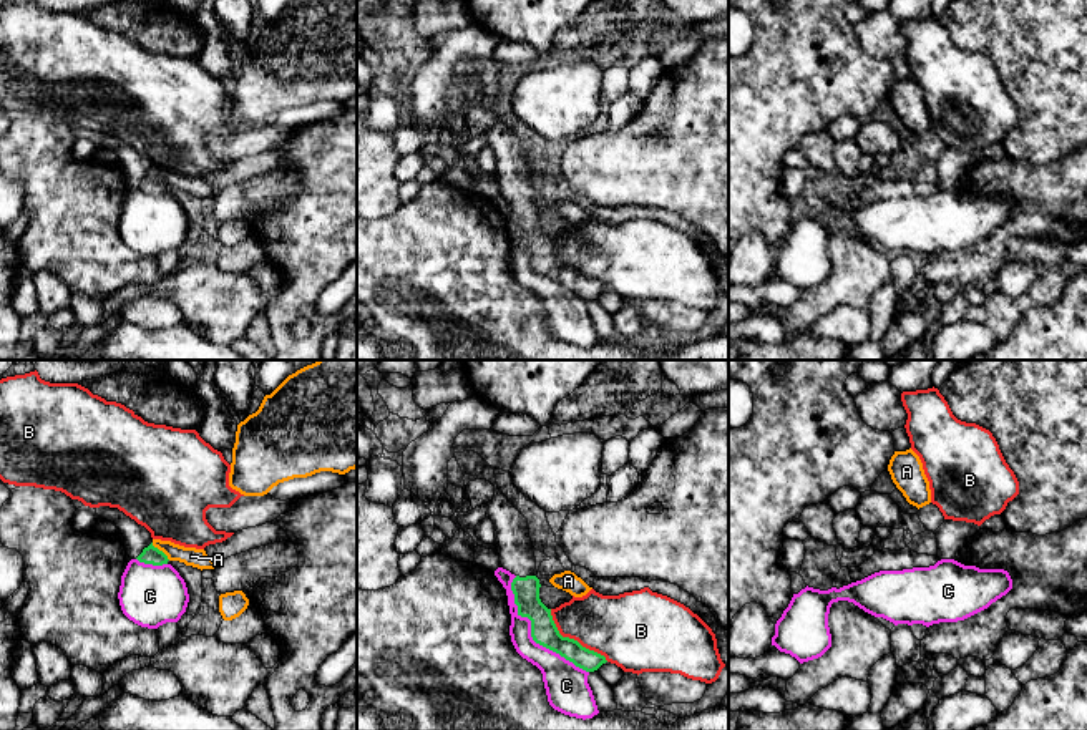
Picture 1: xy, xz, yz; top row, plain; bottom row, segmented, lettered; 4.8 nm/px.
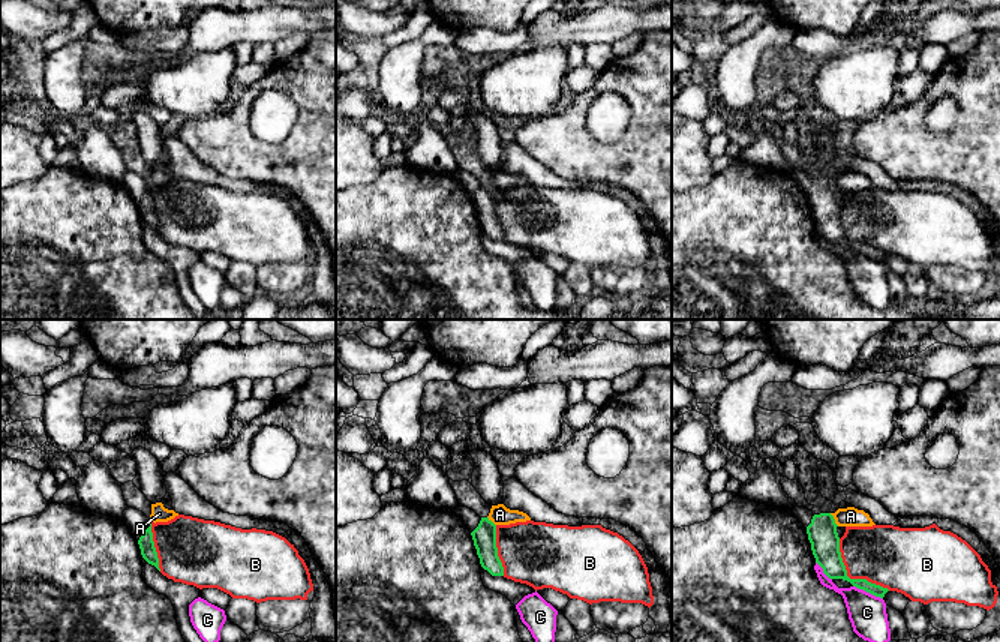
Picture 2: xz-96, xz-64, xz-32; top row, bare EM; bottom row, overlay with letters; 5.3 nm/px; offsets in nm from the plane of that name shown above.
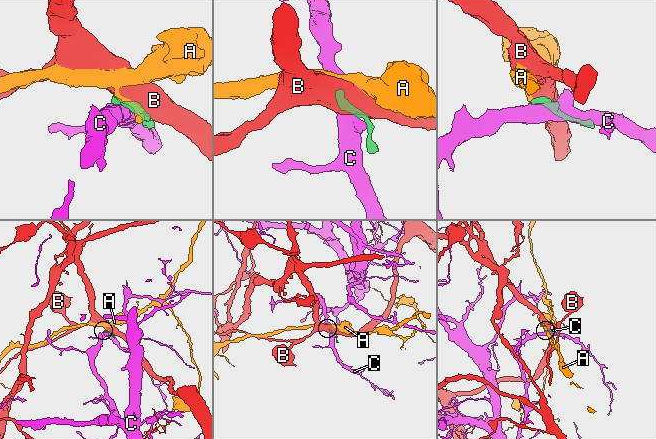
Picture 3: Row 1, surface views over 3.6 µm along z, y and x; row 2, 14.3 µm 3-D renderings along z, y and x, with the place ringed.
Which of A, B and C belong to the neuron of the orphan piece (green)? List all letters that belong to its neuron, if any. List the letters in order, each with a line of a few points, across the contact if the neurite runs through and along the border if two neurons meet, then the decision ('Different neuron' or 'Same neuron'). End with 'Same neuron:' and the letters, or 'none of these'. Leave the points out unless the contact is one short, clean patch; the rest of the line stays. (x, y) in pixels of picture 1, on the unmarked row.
A: Line: xy (151, 171), (170, 188). Different neuron
B: Different neuron
C: Different neuron
Same neuron: none of these

